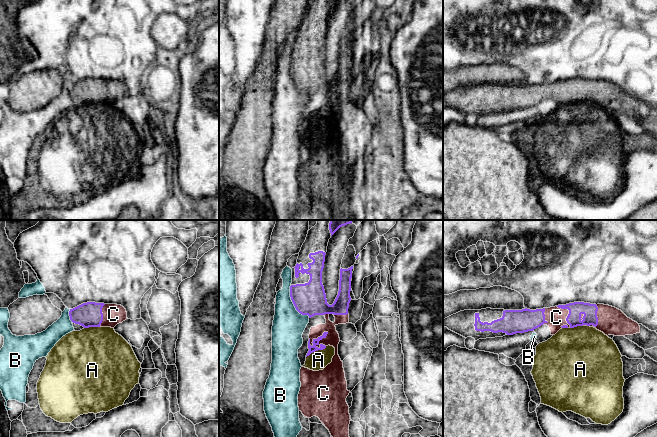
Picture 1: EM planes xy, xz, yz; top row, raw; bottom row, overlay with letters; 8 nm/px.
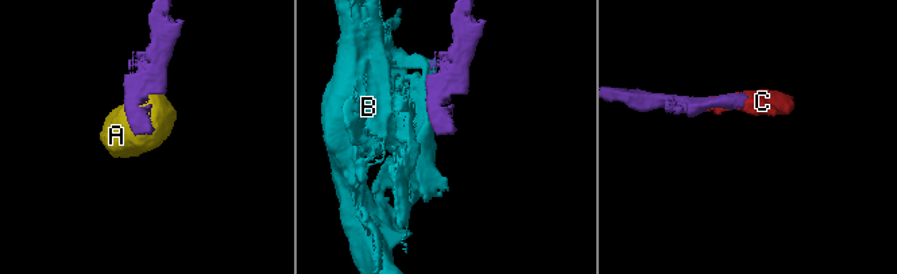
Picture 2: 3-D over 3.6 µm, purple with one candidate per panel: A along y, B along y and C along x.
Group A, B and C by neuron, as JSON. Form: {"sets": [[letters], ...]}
{"sets": [["A"], ["B"], ["C"]]}

